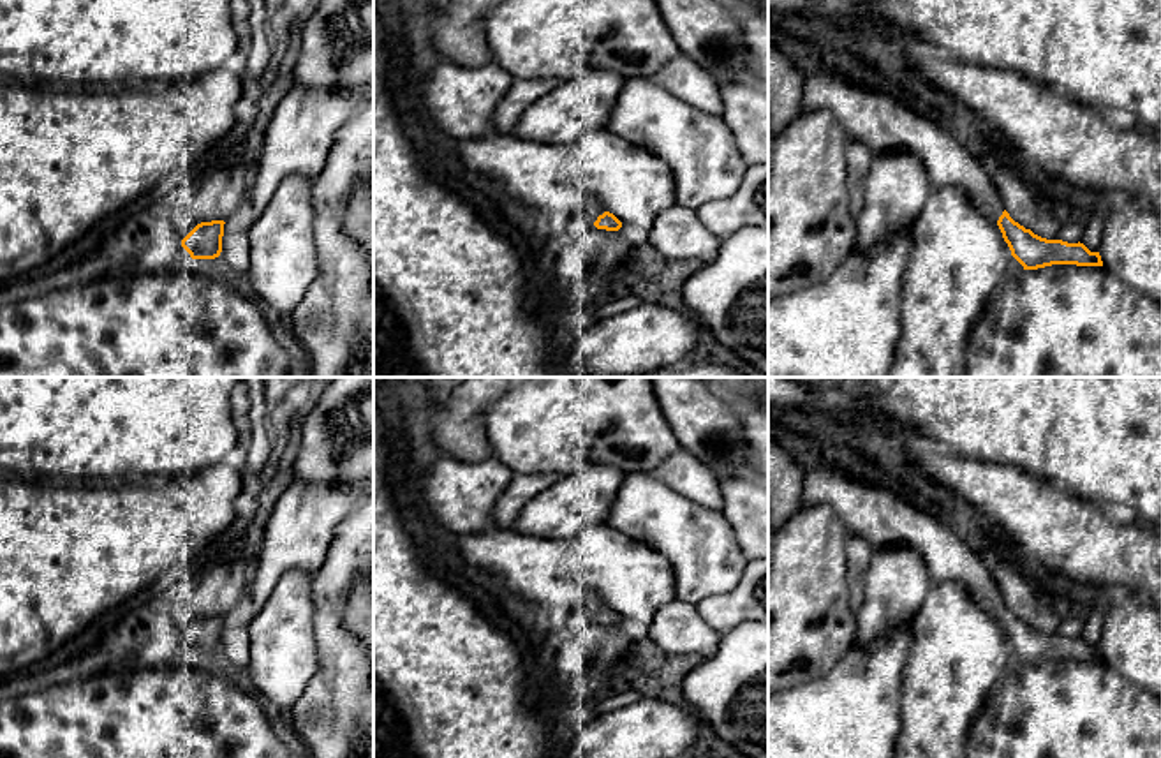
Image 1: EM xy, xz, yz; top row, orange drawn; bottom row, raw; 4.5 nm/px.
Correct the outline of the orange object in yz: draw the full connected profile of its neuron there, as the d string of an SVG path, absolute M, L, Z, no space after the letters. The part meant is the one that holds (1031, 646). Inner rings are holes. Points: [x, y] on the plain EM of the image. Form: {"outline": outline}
{"outline": "M814 457L805 462L803 504L821 502L832 506L847 536L867 539L874 550L906 545L923 559L932 583L960 582L971 599L999 621L1024 665L1103 661L1099 647L1083 638L1046 635L1015 617L981 557L950 525L890 490L858 481Z"}

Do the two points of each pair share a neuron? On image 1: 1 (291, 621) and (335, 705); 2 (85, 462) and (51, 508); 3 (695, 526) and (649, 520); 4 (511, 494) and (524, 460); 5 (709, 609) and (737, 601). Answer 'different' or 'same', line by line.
1: different
2: different
3: same
4: different
5: same

